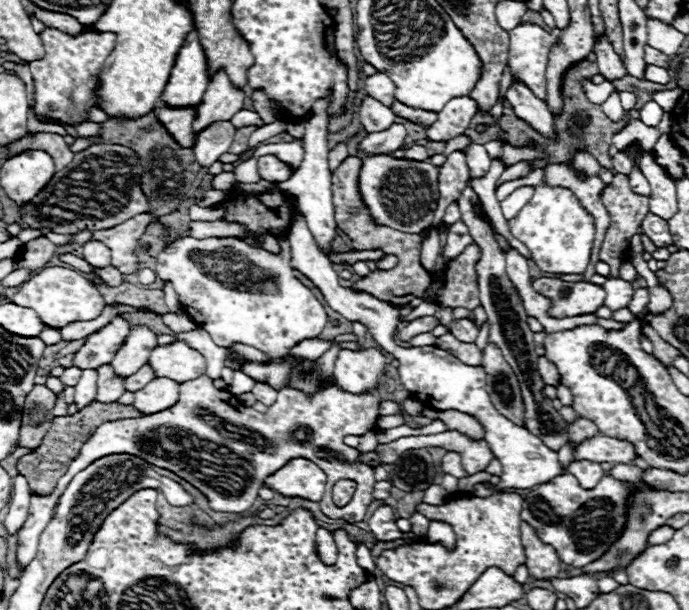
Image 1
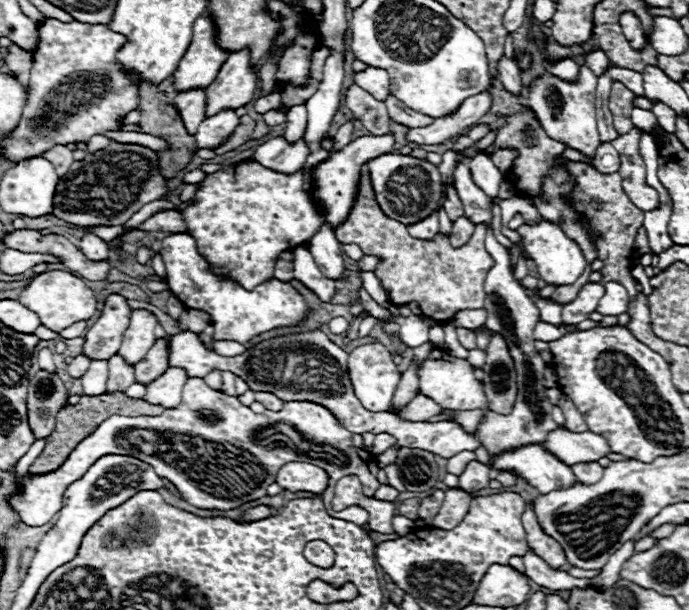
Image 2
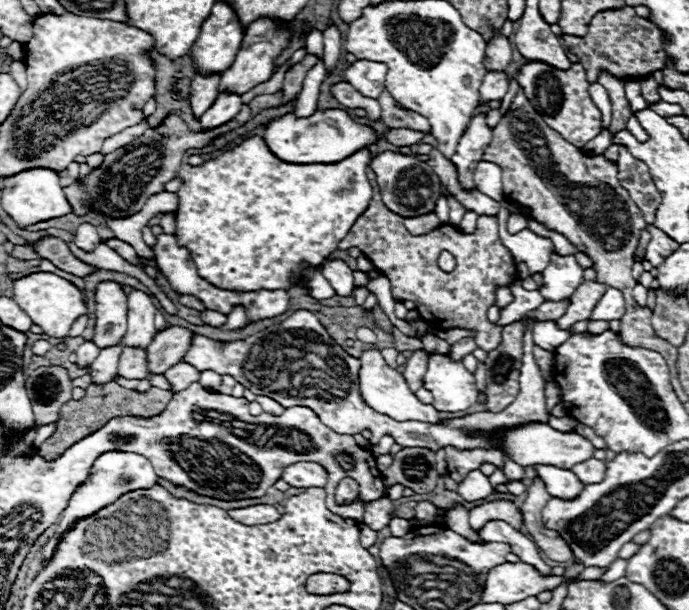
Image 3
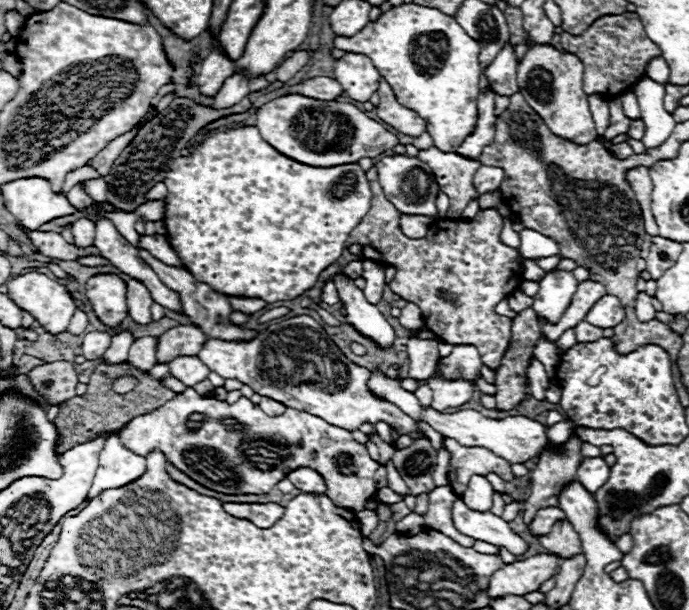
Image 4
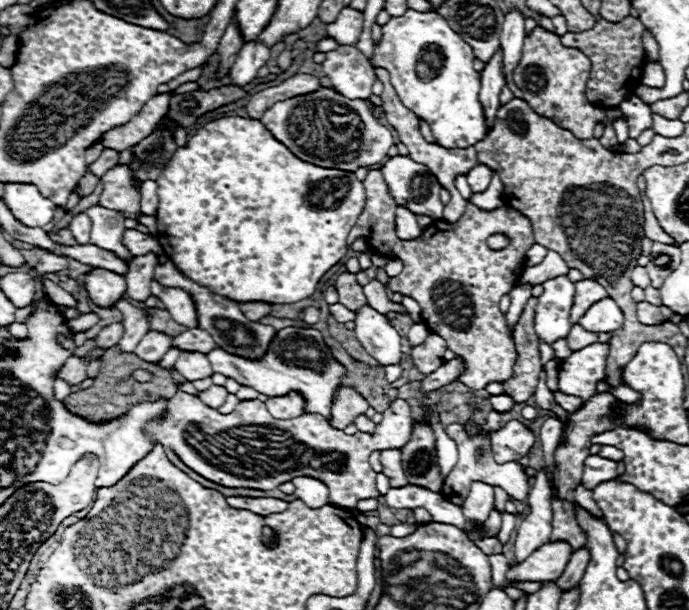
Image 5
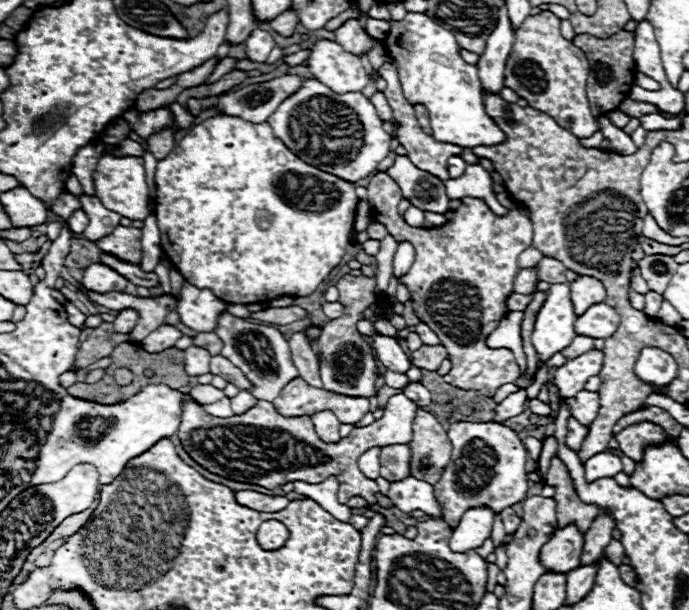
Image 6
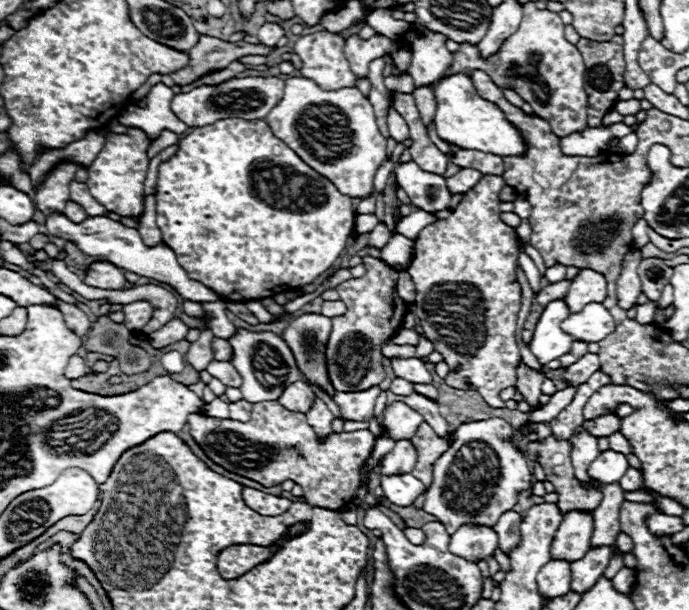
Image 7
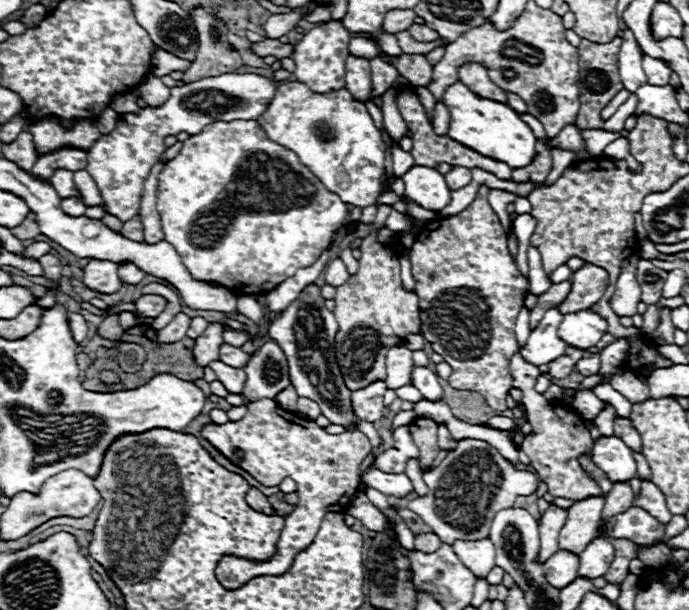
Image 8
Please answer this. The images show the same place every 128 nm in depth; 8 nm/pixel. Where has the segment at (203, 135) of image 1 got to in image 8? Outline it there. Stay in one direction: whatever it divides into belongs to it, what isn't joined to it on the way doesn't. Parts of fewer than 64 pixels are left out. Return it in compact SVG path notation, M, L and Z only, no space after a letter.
M290 12L290 14L272 14L266 24L264 24L264 36L266 38L272 38L272 40L278 40L280 36L286 36L294 26L296 22L300 20L302 16L298 12Z

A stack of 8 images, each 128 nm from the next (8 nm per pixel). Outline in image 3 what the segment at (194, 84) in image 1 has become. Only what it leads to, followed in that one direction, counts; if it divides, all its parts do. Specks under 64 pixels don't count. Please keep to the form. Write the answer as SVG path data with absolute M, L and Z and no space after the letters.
M218 2L212 8L210 18L202 22L198 40L190 50L198 74L220 74L230 68L242 44L242 36L244 32L234 10L228 4Z

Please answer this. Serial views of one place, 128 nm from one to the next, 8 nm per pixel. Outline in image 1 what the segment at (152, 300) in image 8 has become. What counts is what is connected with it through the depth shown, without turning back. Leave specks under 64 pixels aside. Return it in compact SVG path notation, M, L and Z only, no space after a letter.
M76 366L66 368L66 370L62 372L62 376L60 376L62 386L76 386L76 382L80 380L80 376L82 376L82 370L80 370L80 368L76 368Z

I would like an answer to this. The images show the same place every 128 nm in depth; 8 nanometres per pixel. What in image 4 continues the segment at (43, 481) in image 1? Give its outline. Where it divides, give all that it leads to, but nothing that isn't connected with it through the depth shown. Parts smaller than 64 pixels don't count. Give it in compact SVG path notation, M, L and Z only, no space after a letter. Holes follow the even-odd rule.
M100 364L96 368L96 372L90 376L90 382L88 382L88 392L84 396L76 396L68 402L64 402L60 406L60 412L58 412L58 418L56 418L56 430L58 430L58 442L56 442L56 450L58 452L66 452L68 448L76 446L76 444L82 444L82 442L88 442L88 440L94 440L122 424L126 424L128 420L132 420L134 416L140 416L140 414L148 414L156 408L160 408L162 404L166 404L170 398L174 398L174 392L164 388L158 380L150 378L148 374L144 372L138 372L136 368L132 368L130 364L116 364L116 366L104 366ZM106 368L122 368L122 376L134 376L138 380L138 386L128 392L128 394L116 394L112 390L112 380L116 378L116 374L106 374Z

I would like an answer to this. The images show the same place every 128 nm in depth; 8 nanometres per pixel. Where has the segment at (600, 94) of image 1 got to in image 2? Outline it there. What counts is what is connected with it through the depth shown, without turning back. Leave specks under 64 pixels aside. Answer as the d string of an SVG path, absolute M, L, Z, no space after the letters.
M560 60L556 64L548 64L546 68L554 76L558 76L562 80L568 80L568 82L576 82L578 80L578 72L580 72L580 66L574 60Z

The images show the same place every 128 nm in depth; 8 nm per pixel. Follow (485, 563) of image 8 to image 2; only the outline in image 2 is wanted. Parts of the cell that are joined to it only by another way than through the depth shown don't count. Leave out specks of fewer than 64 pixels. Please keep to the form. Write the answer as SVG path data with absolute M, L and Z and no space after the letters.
M478 460L474 462L468 462L468 466L464 468L464 472L460 474L460 488L466 490L466 492L476 492L476 490L482 490L482 488L488 488L488 482L490 482L490 466L488 464L482 464Z

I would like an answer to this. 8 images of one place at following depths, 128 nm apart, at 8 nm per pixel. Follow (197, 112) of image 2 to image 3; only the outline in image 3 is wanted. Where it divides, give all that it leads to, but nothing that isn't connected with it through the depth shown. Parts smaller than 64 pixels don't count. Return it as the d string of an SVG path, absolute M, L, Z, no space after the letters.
M222 74L214 76L196 76L192 86L190 86L190 108L196 118L200 118L212 104L214 98L218 96L218 84L220 84Z

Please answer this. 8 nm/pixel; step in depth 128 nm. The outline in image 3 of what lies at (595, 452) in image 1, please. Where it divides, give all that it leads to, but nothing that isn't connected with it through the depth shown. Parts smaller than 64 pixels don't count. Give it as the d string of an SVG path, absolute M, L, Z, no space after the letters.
M528 424L520 428L512 428L504 434L504 450L510 460L518 462L520 466L530 466L530 464L550 464L558 468L572 468L578 462L586 462L594 456L594 444L576 434L576 432L558 432L550 428L548 424Z

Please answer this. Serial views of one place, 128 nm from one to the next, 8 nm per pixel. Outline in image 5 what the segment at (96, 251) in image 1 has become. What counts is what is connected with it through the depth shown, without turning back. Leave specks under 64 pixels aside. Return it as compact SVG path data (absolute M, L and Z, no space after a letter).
M84 212L76 214L68 228L70 228L70 232L72 232L72 236L78 244L88 244L90 242L90 218Z

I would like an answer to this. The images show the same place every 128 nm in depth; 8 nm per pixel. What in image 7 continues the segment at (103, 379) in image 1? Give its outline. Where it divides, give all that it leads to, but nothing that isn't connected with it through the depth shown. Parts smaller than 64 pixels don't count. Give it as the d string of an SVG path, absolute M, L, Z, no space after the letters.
M172 318L160 330L152 332L148 338L150 338L152 346L170 346L170 344L174 344L178 340L184 340L186 332L188 332L188 326L182 320Z

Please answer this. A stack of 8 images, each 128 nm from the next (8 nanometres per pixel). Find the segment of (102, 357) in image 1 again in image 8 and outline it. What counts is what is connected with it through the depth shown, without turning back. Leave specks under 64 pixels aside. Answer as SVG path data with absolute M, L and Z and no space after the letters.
M90 260L84 266L84 278L82 282L96 292L112 294L122 286L122 280L118 276L118 264L108 260Z

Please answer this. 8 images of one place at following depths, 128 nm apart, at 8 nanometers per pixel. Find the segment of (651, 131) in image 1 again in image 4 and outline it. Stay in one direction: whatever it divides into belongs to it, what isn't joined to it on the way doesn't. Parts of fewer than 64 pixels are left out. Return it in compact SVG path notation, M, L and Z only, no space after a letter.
M636 166L626 170L626 182L630 182L630 188L634 190L634 196L642 208L642 218L646 232L650 236L658 236L658 226L652 216L652 180L646 166Z

